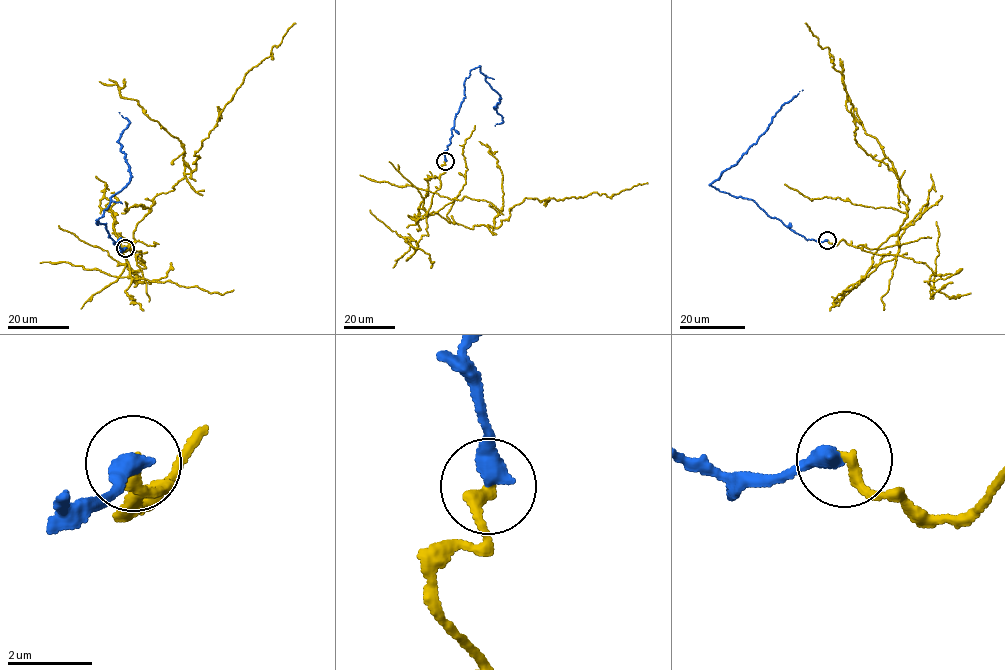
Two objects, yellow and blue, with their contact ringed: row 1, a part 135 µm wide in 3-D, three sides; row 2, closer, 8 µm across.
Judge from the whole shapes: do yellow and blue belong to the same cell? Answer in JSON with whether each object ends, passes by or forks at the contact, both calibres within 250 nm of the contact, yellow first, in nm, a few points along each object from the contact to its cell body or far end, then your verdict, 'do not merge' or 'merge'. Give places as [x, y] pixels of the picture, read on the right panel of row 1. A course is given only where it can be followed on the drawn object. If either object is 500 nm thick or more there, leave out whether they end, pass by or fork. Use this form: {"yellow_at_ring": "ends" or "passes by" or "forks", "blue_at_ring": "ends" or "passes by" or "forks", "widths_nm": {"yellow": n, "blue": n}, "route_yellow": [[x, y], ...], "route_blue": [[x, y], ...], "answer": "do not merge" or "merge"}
{"yellow_at_ring": "ends", "blue_at_ring": "ends", "widths_nm": {"yellow": 320, "blue": 440}, "route_yellow": [[827, 240], [896, 254], [908, 200], [897, 175], [855, 139], [844, 77], [805, 24]], "route_blue": [[827, 240], [807, 239], [751, 200], [733, 196], [711, 184], [756, 142], [782, 105], [803, 90]], "answer": "do not merge"}

